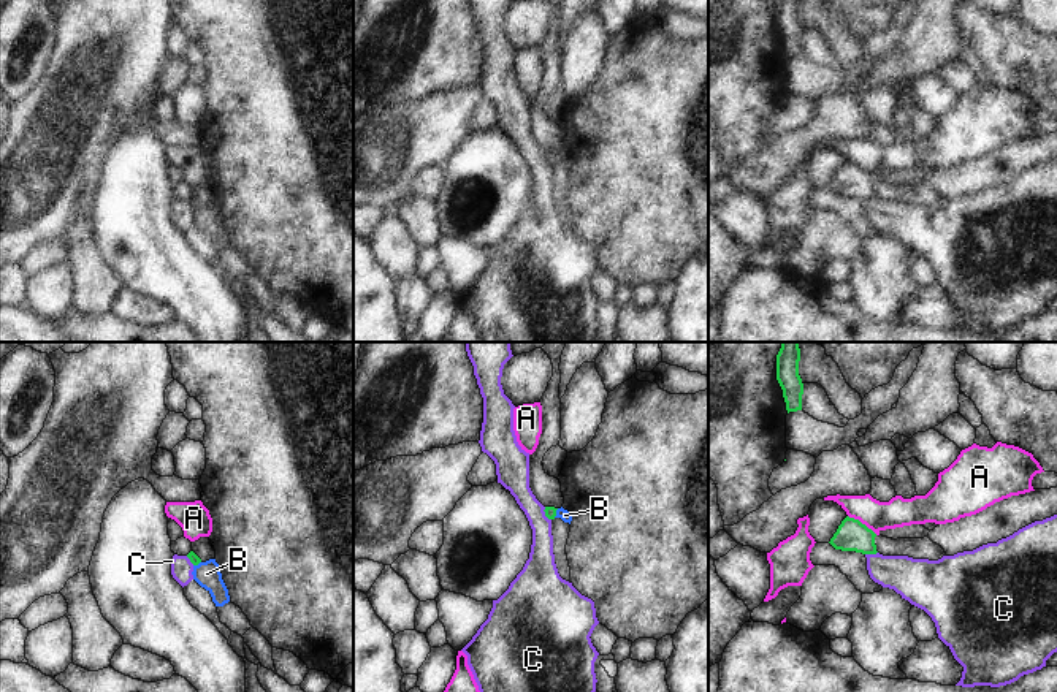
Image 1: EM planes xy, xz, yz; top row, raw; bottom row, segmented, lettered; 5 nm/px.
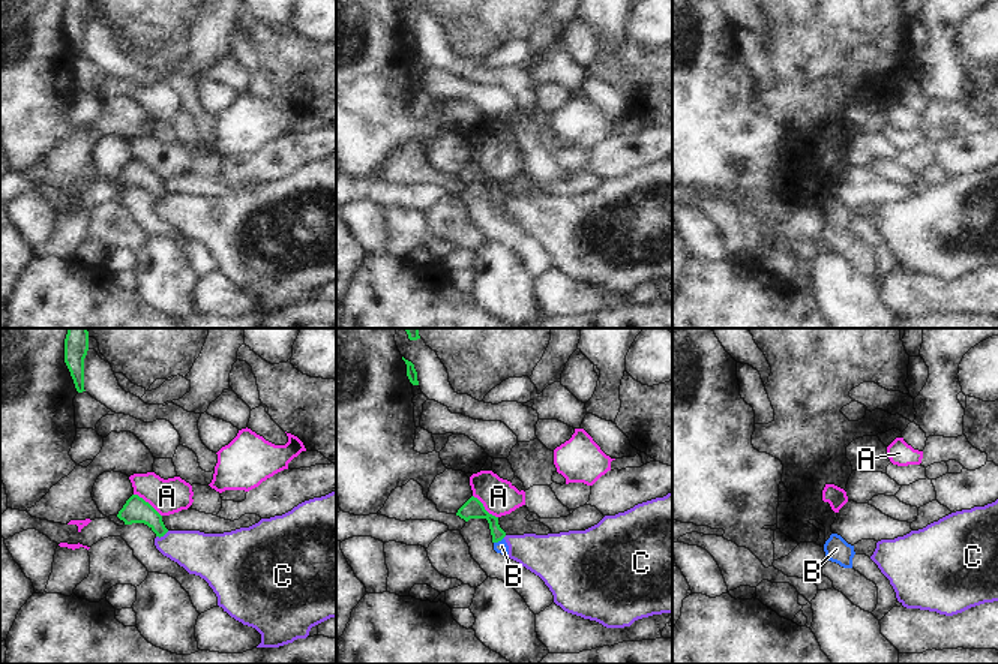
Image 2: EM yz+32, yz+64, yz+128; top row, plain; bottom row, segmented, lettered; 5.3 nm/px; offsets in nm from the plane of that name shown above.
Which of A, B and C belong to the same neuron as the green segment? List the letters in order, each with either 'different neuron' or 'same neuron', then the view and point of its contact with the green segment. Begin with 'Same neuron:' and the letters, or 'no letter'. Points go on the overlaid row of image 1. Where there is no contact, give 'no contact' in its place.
Same neuron: B
A: different neuron; meets green in yz at (861, 523)
B: same neuron; meets green in xz at (555, 513)
C: different neuron; meets green in yz at (870, 553)

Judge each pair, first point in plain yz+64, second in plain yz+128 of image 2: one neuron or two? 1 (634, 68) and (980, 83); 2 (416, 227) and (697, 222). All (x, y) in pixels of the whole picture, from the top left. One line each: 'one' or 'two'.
1: one
2: two

